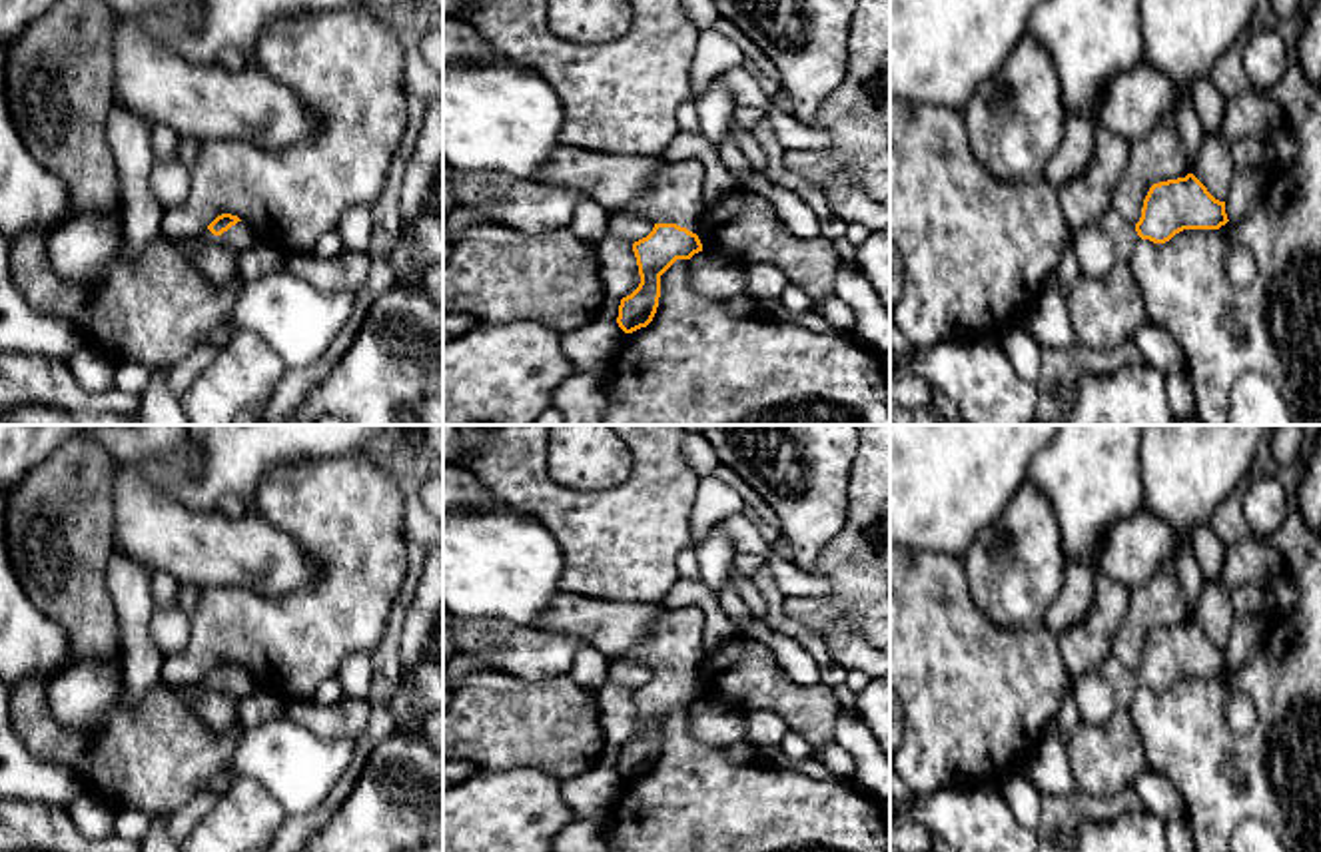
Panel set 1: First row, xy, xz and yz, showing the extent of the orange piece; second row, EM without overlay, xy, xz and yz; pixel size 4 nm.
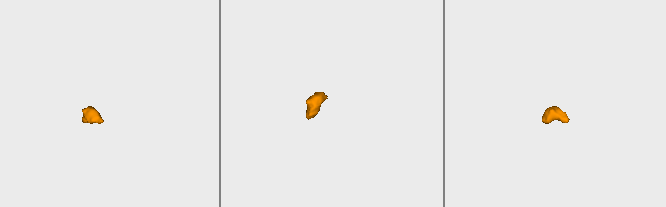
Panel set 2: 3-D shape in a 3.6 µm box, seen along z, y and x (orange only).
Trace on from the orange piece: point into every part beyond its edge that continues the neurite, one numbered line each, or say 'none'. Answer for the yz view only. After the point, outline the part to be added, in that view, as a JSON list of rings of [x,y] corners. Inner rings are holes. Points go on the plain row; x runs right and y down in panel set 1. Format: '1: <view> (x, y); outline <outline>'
1: yz (1104, 691); outline [[[1111,654],[1076,682],[1072,694],[1084,724],[1101,726],[1117,712],[1129,710],[1141,684],[1135,672],[1119,664]]]

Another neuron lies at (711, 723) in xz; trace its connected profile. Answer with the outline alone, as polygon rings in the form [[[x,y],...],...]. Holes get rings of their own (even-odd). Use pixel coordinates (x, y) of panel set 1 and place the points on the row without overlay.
[[[706,696],[688,706],[690,736],[712,748],[746,740],[746,716]]]

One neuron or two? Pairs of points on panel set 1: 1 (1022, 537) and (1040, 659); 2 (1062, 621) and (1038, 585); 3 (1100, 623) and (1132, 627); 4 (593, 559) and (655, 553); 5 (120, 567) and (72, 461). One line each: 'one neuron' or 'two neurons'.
1: two neurons
2: two neurons
3: two neurons
4: one neuron
5: two neurons

